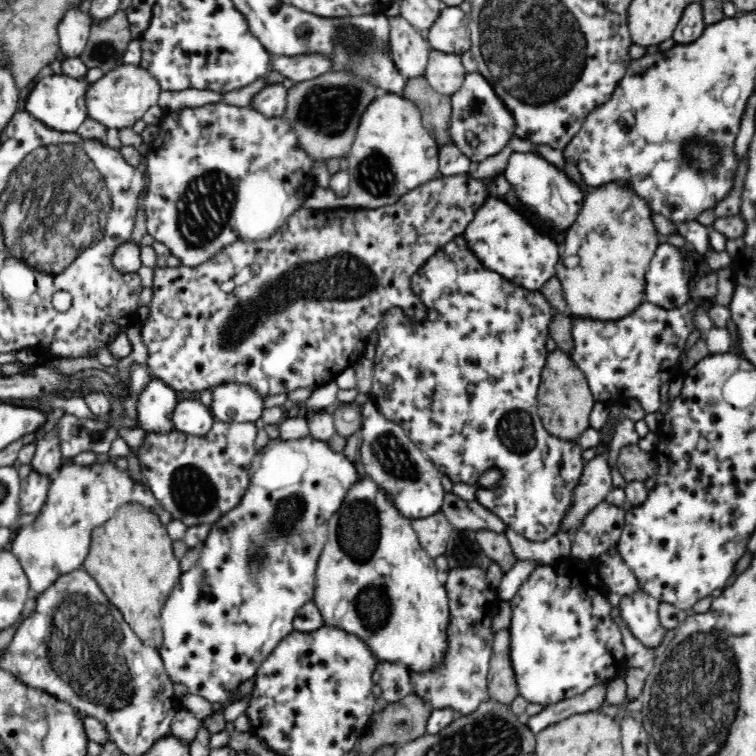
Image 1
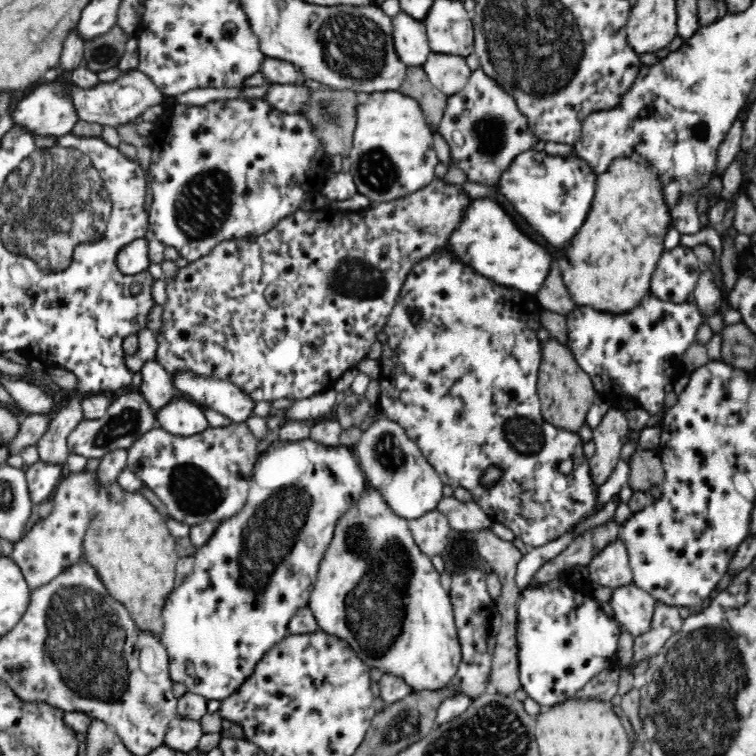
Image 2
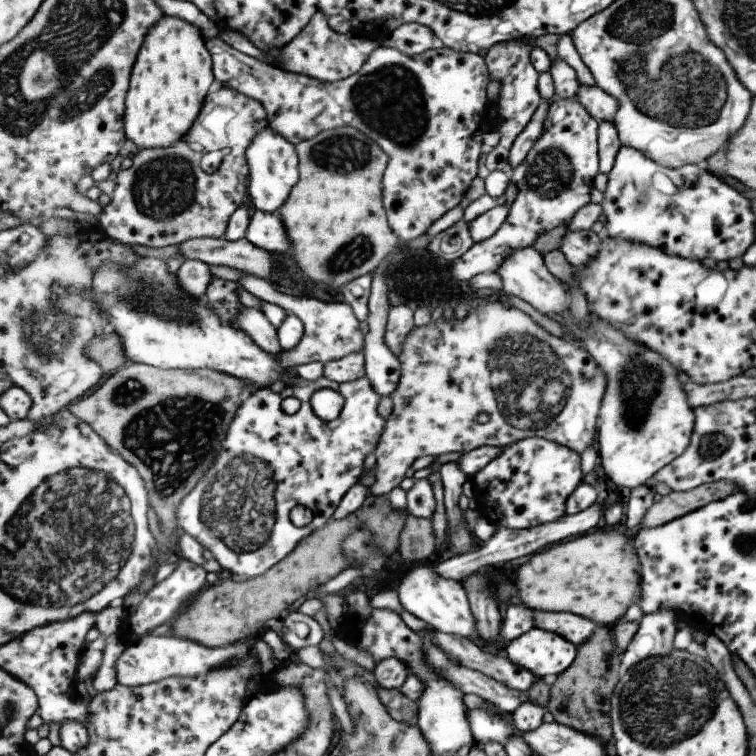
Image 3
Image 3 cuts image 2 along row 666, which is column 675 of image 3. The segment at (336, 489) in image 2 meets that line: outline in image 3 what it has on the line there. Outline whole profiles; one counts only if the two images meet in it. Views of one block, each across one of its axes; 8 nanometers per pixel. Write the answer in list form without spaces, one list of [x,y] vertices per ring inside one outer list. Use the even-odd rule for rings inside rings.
[[[623,145],[617,153],[613,170],[608,174],[608,187],[603,194],[601,205],[606,215],[603,234],[612,237],[645,243],[683,258],[698,261],[712,258],[716,262],[728,262],[735,256],[742,256],[747,246],[755,241],[755,215],[747,210],[747,200],[743,200],[733,188],[709,172],[705,165],[670,169],[655,162],[644,152]]]

